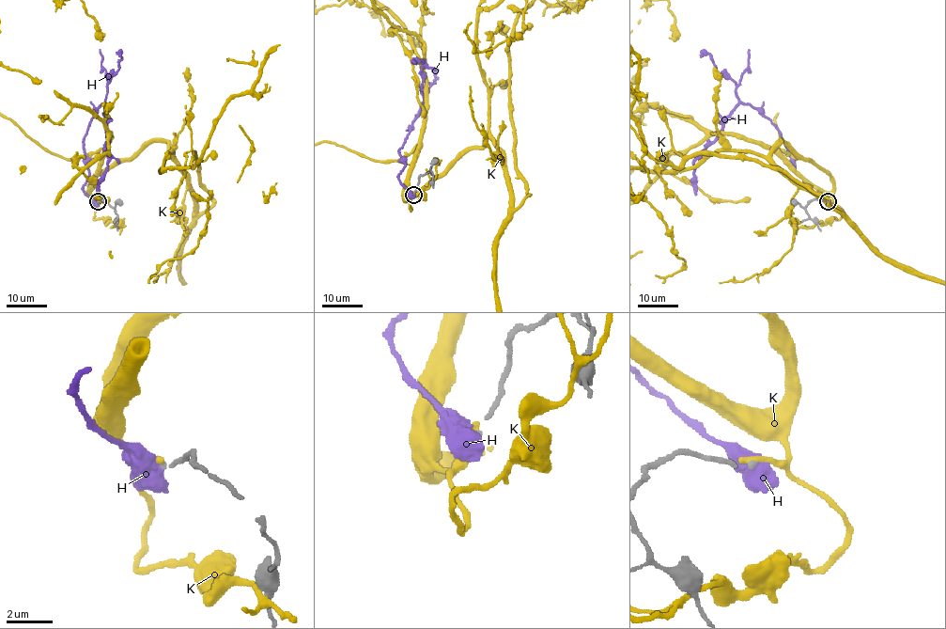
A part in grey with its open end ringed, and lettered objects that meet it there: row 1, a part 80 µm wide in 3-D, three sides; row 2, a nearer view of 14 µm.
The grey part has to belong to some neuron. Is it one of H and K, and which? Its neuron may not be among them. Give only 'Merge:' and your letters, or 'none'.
Merge: none

